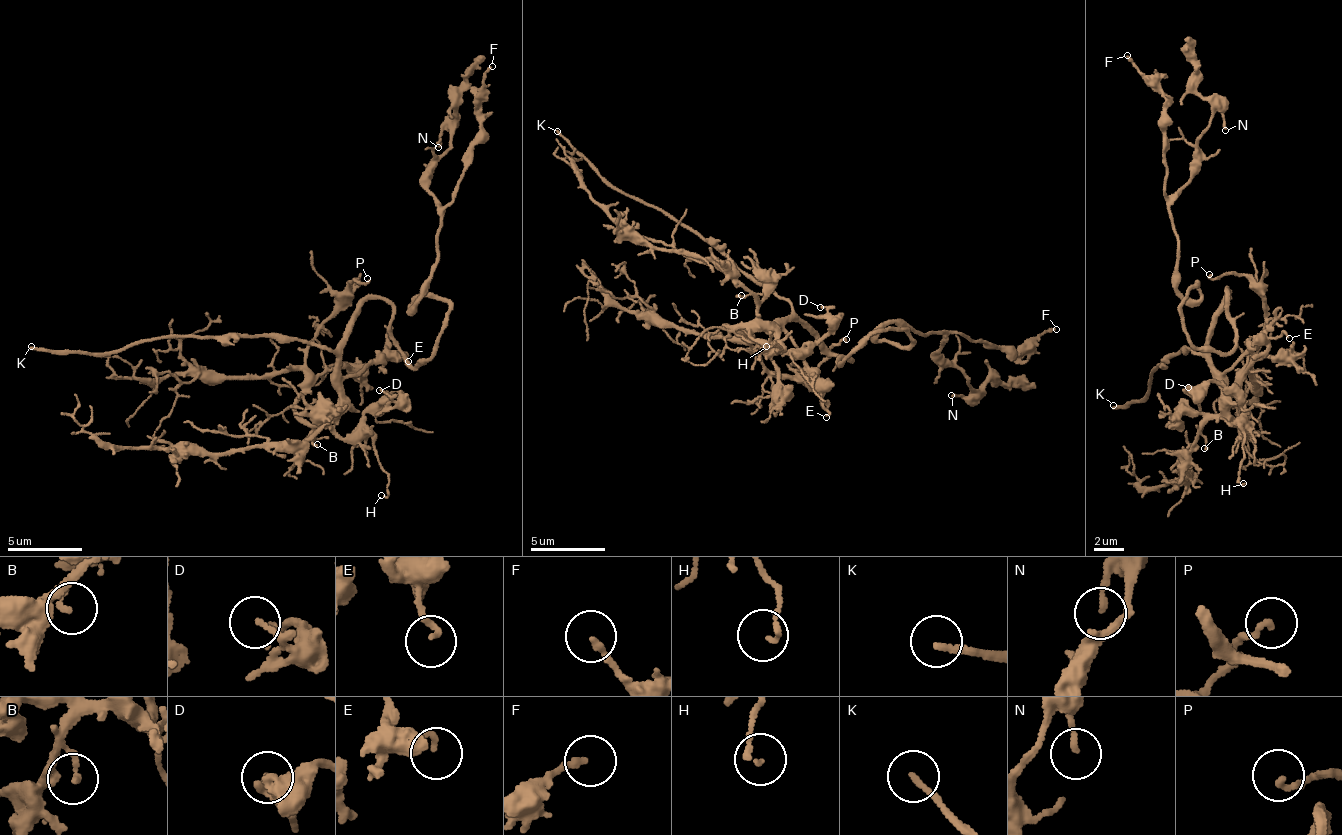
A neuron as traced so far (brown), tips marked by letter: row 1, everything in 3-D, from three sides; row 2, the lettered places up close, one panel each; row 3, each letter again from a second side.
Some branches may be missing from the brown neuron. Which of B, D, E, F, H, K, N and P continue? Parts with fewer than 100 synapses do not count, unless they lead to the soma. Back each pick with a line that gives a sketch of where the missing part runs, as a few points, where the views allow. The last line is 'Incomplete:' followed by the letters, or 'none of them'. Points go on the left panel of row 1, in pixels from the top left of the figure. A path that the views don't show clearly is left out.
Incomplete: K

